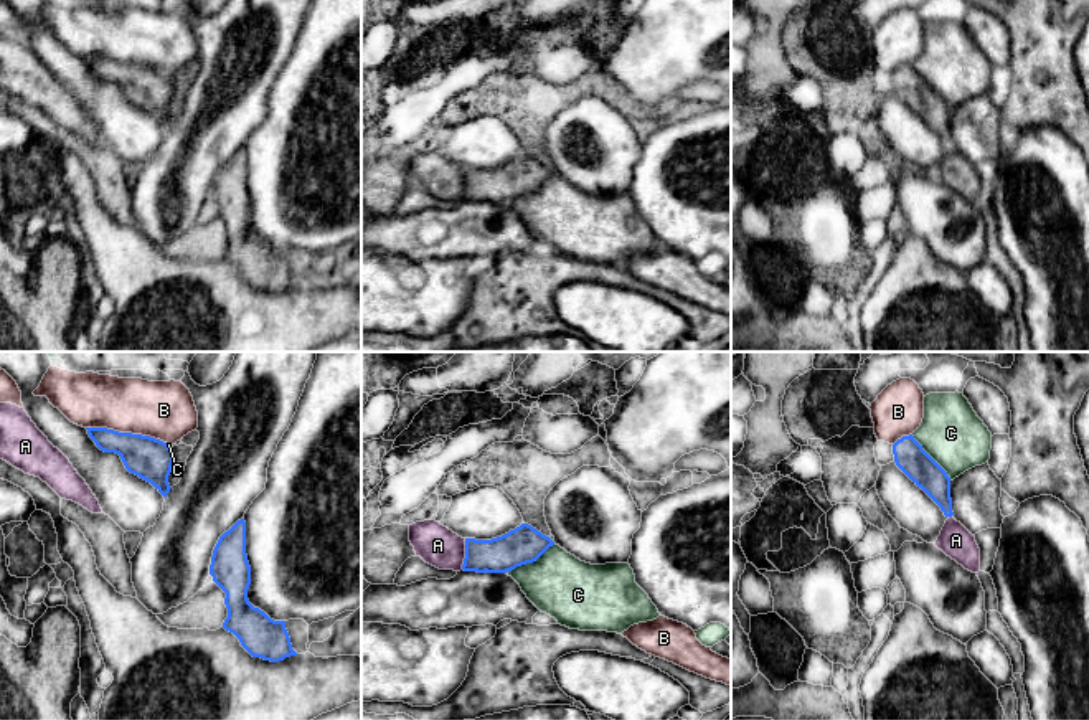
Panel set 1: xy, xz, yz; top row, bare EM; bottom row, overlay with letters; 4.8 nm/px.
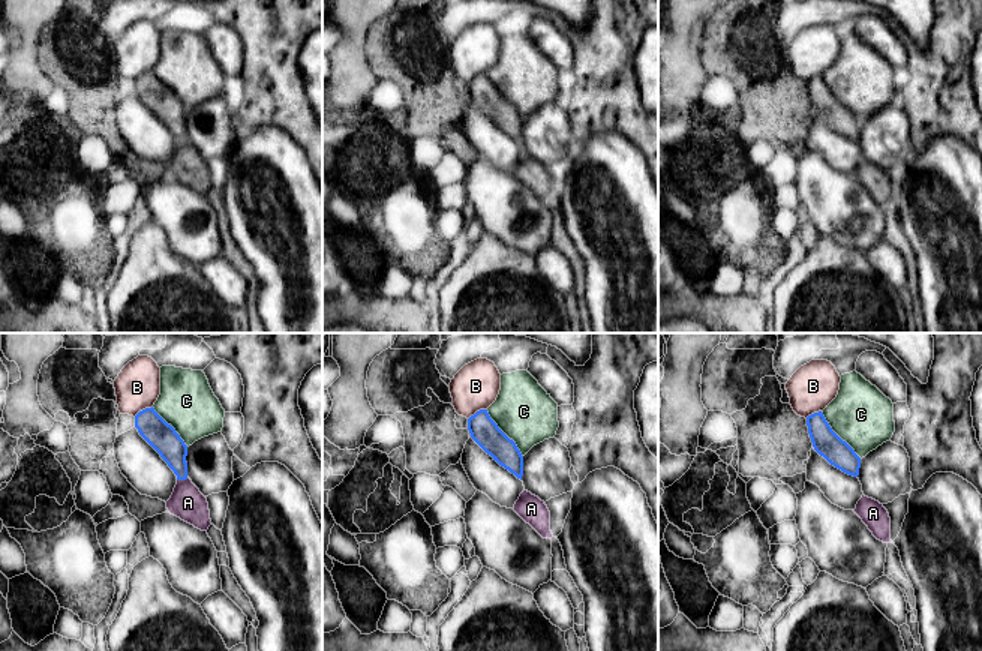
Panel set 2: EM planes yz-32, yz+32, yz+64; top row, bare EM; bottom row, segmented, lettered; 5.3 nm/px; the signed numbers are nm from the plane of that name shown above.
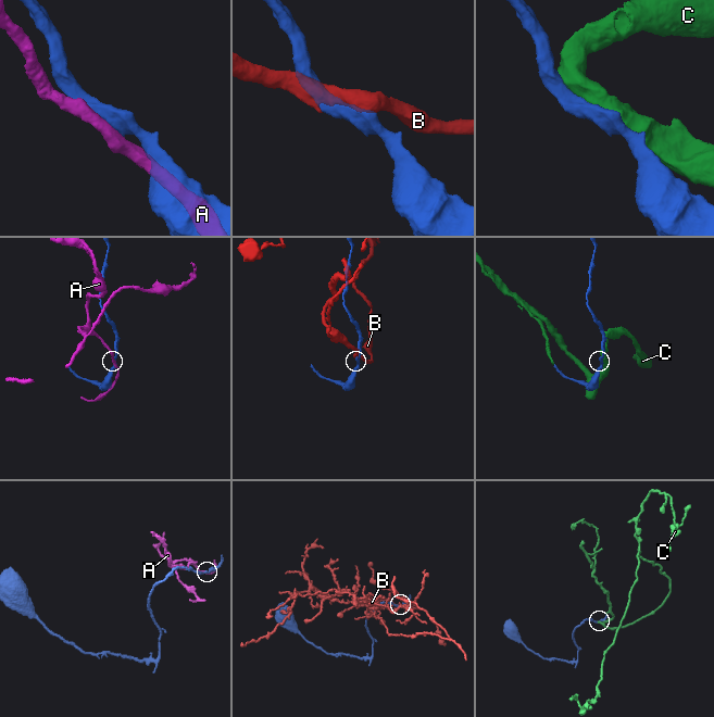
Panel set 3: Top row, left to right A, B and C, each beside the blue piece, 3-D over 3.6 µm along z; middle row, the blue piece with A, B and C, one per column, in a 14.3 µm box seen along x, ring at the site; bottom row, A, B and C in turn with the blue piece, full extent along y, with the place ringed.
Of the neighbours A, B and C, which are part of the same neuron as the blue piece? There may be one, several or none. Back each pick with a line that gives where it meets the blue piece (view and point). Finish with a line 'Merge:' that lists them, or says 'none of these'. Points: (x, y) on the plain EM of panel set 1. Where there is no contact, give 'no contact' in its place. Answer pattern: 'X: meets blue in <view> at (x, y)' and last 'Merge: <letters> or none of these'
C: meets blue in xz at (530, 192)
Merge: C

